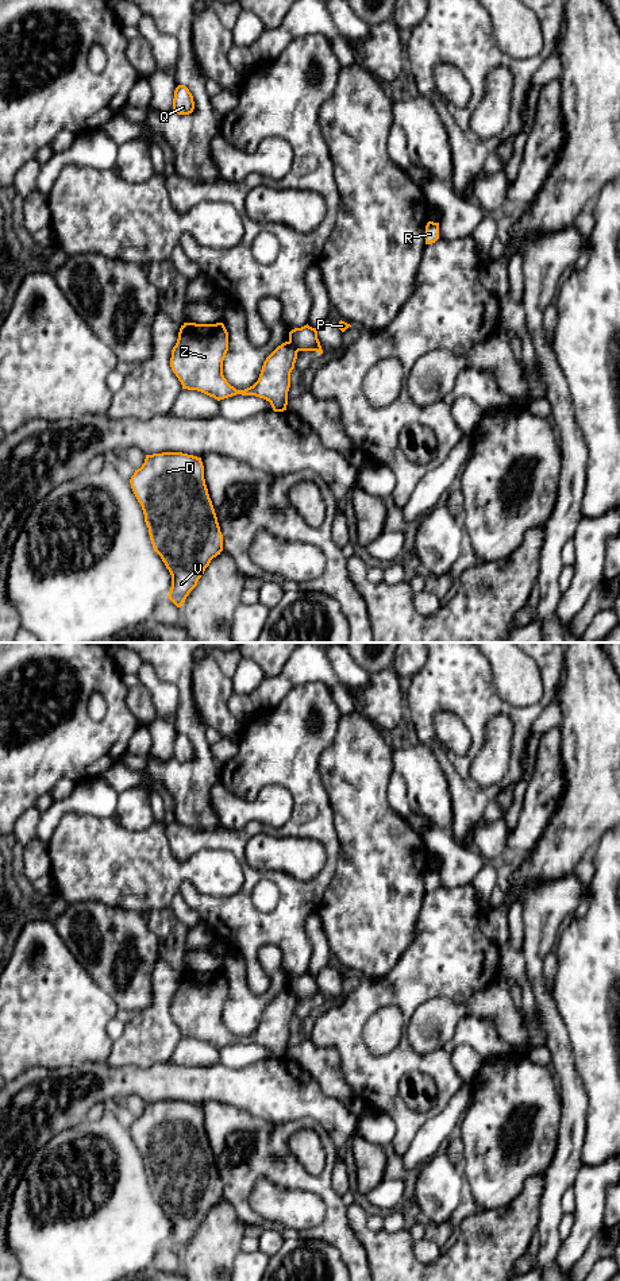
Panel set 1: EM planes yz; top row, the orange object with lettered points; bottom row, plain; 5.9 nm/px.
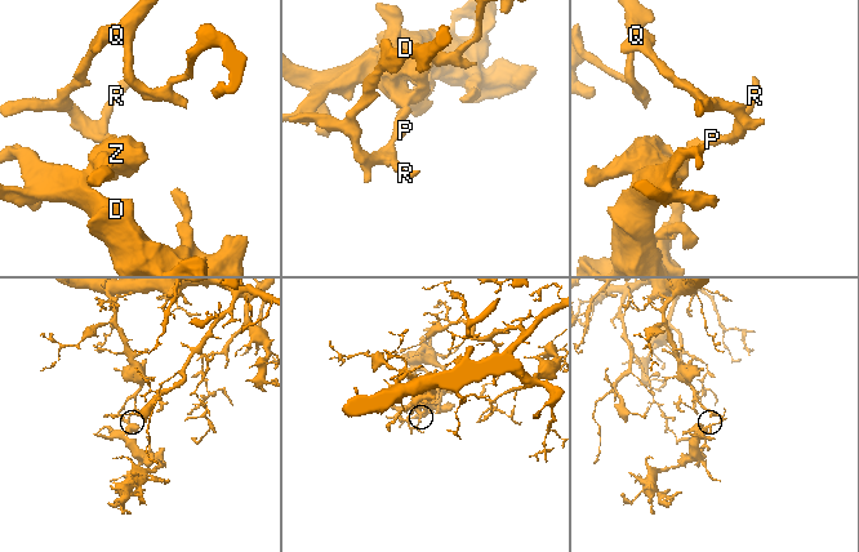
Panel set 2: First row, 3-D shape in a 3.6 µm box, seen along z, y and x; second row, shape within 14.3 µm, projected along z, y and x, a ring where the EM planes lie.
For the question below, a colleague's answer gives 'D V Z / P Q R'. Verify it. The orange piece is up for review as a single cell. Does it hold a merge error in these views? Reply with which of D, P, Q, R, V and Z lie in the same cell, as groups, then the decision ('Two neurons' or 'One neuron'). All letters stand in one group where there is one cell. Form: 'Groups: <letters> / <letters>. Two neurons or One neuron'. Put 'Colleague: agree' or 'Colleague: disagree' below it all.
Groups: D V Z / P Q R. Two neurons
Colleague: agree

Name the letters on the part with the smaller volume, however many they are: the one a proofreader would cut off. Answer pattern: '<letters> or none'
D, V, Z

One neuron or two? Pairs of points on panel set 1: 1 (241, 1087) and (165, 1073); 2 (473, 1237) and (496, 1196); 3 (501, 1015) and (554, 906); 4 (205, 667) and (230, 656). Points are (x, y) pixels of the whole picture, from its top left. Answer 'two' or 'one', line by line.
1: one
2: two
3: two
4: two

